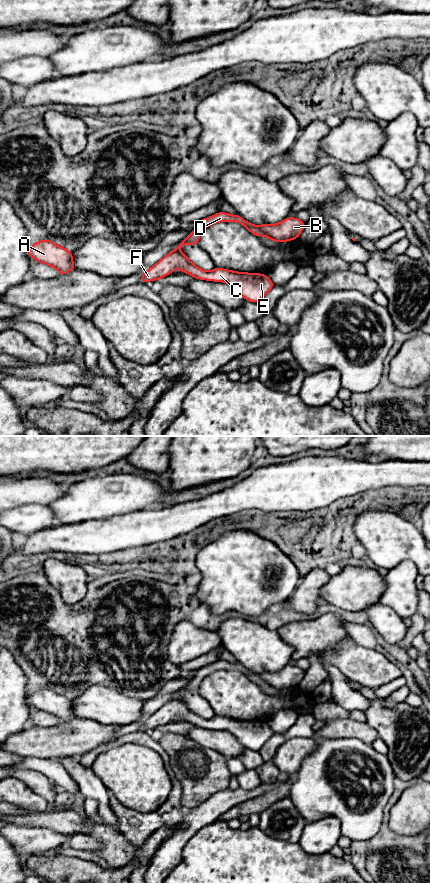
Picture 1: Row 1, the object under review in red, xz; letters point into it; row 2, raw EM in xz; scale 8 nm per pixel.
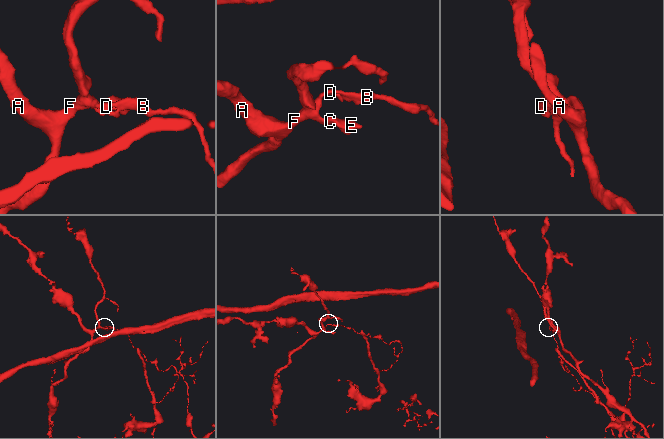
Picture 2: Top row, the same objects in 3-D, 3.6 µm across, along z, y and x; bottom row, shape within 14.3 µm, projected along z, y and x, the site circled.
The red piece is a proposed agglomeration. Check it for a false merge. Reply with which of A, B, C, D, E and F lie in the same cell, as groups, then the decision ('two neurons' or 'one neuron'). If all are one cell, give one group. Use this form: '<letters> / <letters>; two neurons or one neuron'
A C D E F / B; two neurons

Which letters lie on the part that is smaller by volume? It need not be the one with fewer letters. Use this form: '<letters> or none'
B

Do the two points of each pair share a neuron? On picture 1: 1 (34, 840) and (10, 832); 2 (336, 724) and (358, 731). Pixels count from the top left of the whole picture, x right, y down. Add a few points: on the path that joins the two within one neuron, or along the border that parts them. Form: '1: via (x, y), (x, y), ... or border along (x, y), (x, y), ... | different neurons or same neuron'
1: via (28, 839), (23, 839), (16, 835) | same neuron
2: via (341, 728), (353, 729) | same neuron

